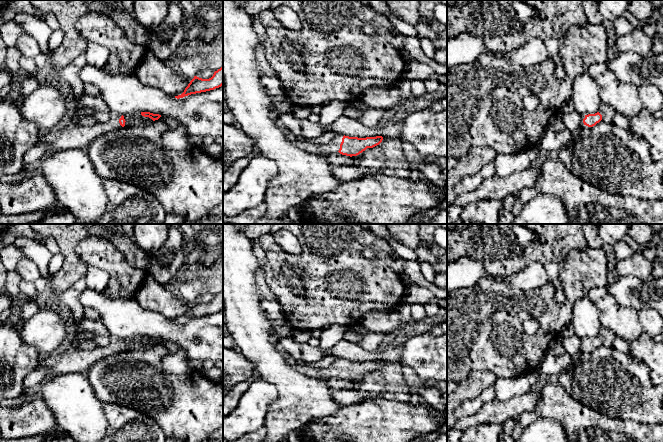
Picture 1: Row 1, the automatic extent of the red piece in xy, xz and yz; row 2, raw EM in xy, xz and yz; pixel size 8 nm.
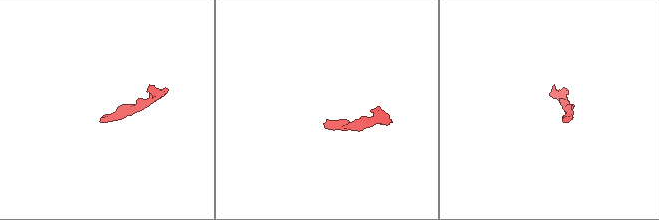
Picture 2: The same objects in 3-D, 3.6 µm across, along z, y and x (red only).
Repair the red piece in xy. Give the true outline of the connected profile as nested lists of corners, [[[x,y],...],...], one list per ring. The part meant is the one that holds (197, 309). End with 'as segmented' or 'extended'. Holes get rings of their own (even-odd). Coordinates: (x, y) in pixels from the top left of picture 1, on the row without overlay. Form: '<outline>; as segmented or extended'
[[[223,291],[214,296],[213,300],[209,303],[202,303],[197,300],[190,305],[181,319],[175,320],[175,322],[183,322],[185,320],[214,314],[223,309]]]; as segmented

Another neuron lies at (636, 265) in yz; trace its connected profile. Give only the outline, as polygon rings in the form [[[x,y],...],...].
[[[642,253],[633,254],[618,261],[616,271],[619,277],[634,276],[645,281],[652,277],[652,262],[647,260]]]

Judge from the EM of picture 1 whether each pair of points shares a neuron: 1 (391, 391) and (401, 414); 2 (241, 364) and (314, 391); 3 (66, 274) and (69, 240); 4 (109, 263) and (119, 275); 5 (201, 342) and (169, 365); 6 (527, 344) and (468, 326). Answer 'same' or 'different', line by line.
1: different
2: different
3: same
4: same
5: different
6: same

